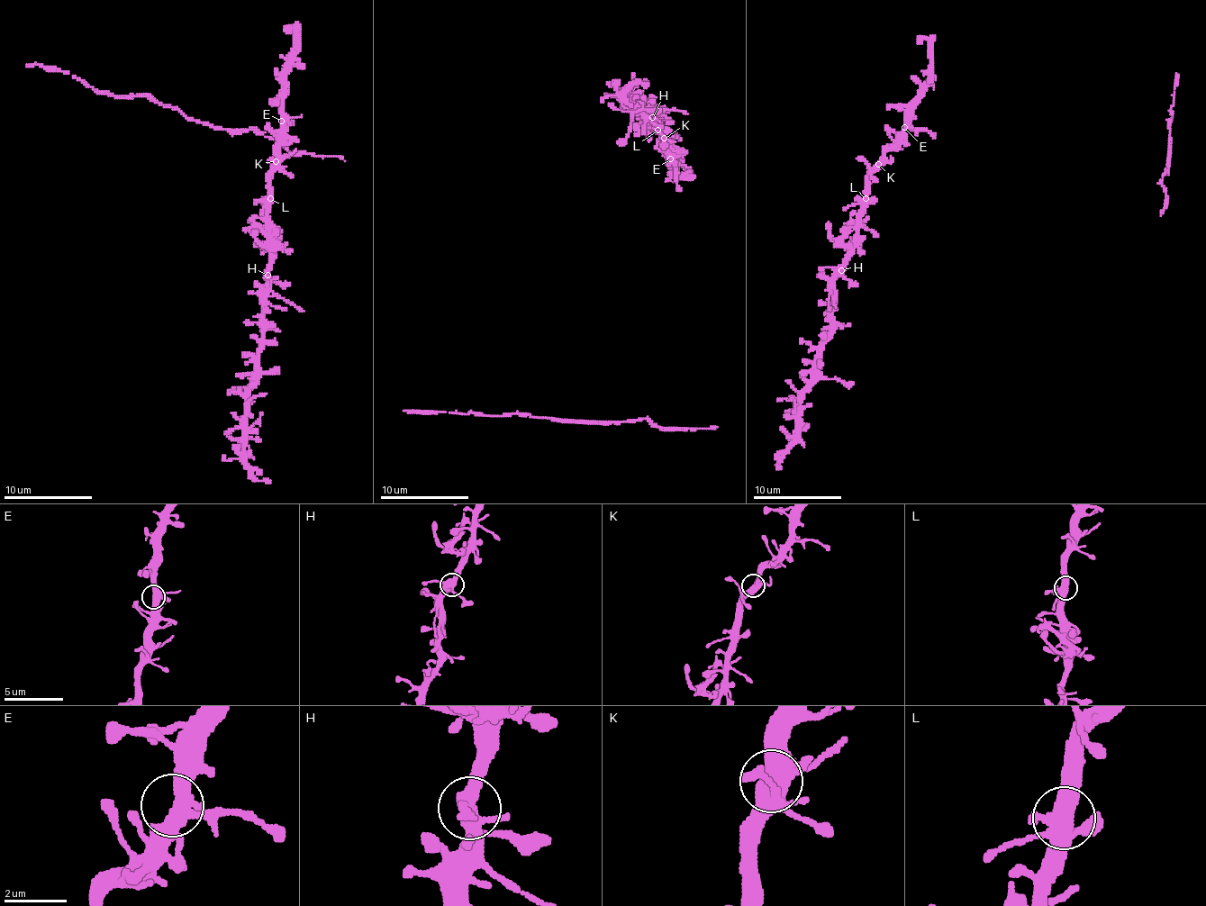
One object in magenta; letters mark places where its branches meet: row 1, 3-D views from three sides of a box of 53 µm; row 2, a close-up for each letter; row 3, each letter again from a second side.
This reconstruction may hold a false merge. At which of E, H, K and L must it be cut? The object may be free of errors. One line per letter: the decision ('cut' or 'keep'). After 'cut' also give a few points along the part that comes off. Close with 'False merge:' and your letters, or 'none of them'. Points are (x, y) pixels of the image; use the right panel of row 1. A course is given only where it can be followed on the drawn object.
E: keep
H: keep
K: keep
L: keep
False merge: none of them

